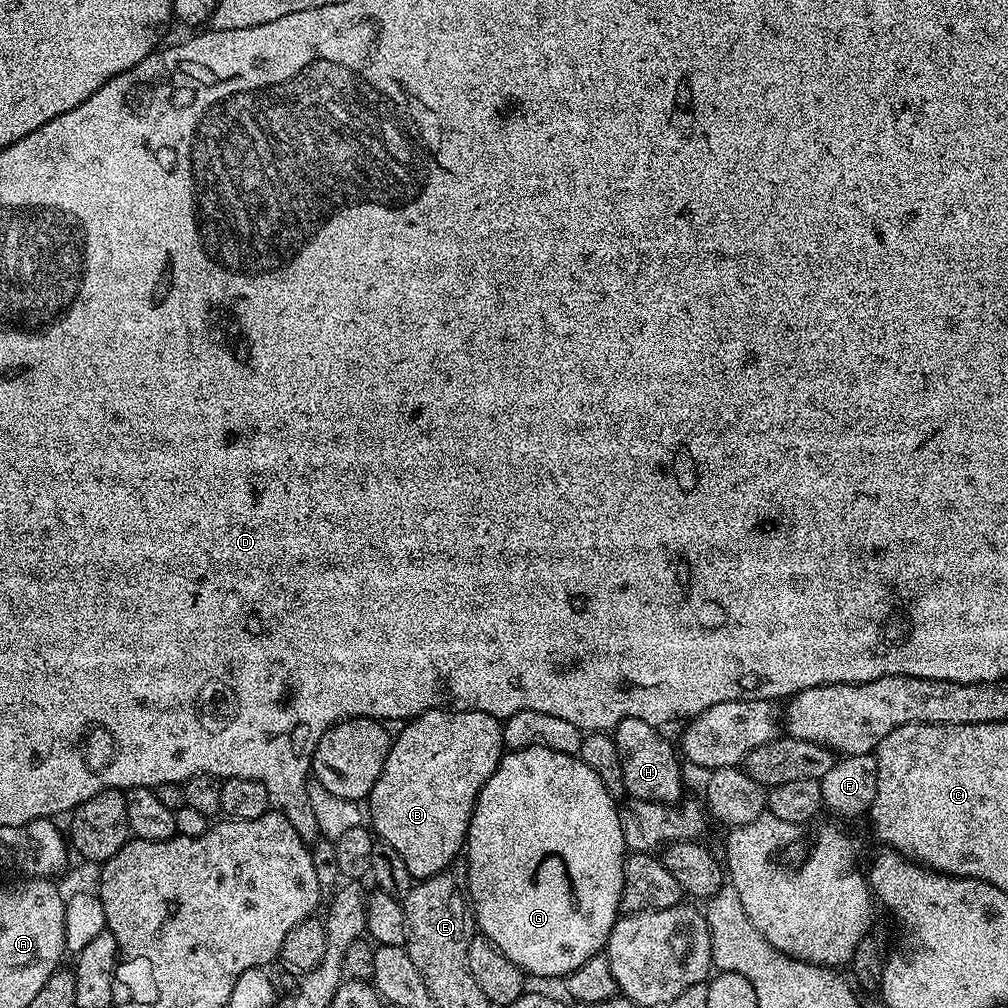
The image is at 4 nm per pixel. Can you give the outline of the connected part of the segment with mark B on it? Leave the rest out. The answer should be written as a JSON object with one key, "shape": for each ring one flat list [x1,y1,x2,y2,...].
{"shape":[[431,708,429,712,407,721,401,728,404,729,397,736,395,733,391,741,382,774,378,782,374,782,367,798,366,812,370,817,371,831,383,843,398,850,412,877,426,880,430,876,441,875,459,852,461,855,468,839,476,797,504,757,504,730,501,721,490,714,442,708]]}

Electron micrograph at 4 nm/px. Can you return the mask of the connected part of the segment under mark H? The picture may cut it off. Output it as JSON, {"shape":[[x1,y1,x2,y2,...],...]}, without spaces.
{"shape":[[626,718,616,724,614,739,618,746,618,762,622,762,624,790,633,800,652,800,655,804,676,806,681,803,680,795,684,792,684,776,680,773,682,760,674,747,673,741,671,744,670,741,664,740,664,736,660,732,663,731,657,725,650,722,642,722,642,718]]}

